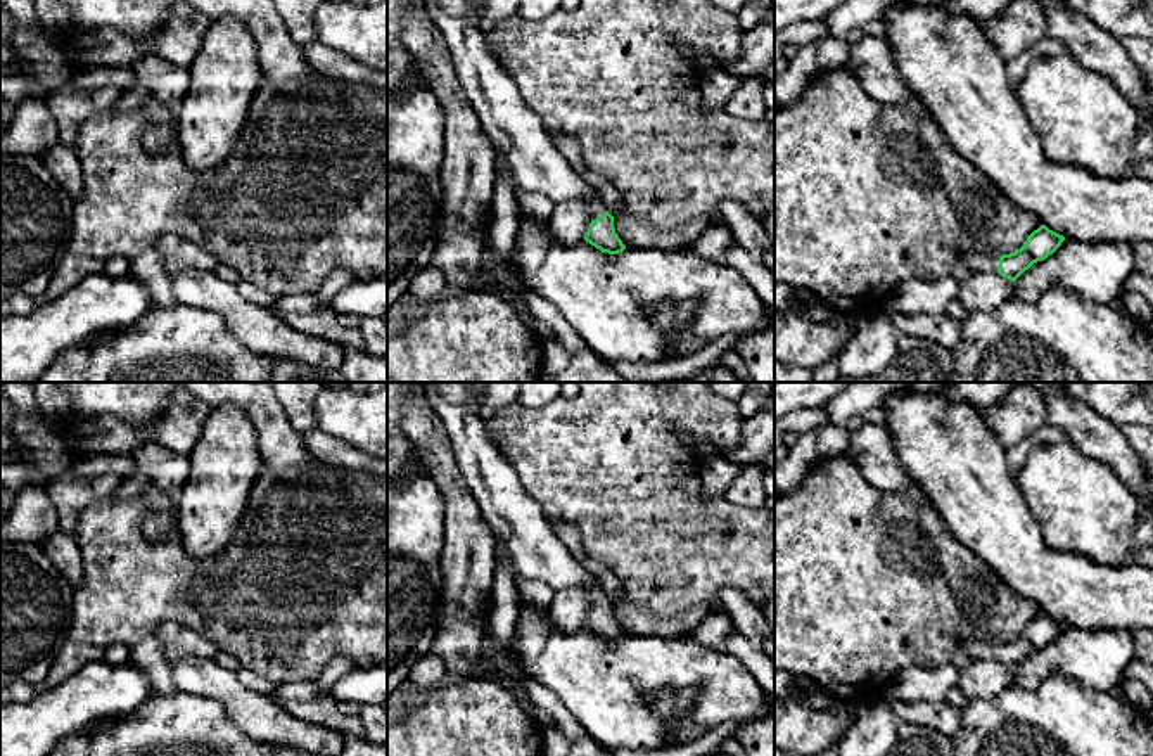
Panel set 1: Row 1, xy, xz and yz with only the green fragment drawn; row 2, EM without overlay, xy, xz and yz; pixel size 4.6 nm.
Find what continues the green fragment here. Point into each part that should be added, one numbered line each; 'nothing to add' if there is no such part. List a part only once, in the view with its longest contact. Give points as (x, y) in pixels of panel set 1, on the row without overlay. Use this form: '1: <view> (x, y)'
1: xz (512, 514)

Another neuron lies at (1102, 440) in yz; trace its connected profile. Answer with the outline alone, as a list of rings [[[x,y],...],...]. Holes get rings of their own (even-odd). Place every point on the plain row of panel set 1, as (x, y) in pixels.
[[[1053,386],[1042,393],[1048,424],[1061,427],[1087,457],[1106,464],[1134,491],[1139,505],[1144,505],[1151,498],[1153,474],[1122,429],[1084,401],[1070,398],[1063,388]]]

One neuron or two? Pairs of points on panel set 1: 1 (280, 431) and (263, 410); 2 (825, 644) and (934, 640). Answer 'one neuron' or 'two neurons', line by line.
1: one neuron
2: one neuron

